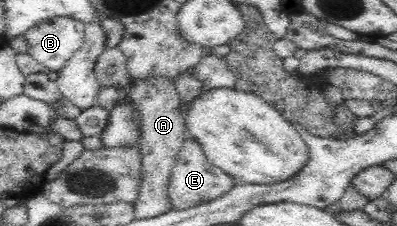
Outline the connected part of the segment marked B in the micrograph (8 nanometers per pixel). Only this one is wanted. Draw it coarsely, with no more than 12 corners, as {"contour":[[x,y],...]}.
{"contour":[[58,16],[25,34],[30,57],[58,72],[82,46],[85,24]]}

